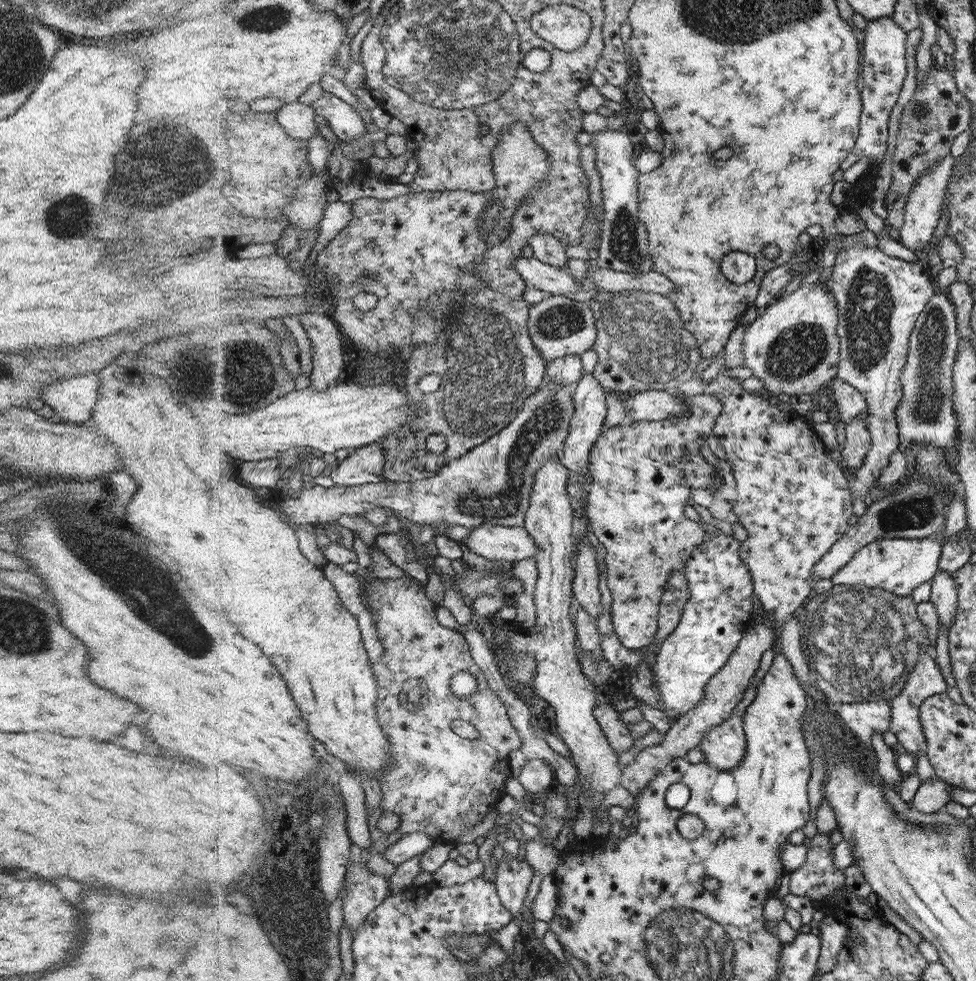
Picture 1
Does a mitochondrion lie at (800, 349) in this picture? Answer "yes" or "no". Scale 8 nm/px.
yes

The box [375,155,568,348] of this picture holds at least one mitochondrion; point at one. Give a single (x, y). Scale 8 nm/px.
(411, 309)

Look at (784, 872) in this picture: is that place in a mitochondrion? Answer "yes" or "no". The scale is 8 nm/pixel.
no

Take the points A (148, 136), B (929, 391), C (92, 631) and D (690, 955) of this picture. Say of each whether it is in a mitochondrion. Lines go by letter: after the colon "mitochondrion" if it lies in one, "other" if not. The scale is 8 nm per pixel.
A: mitochondrion
B: mitochondrion
C: other
D: mitochondrion

